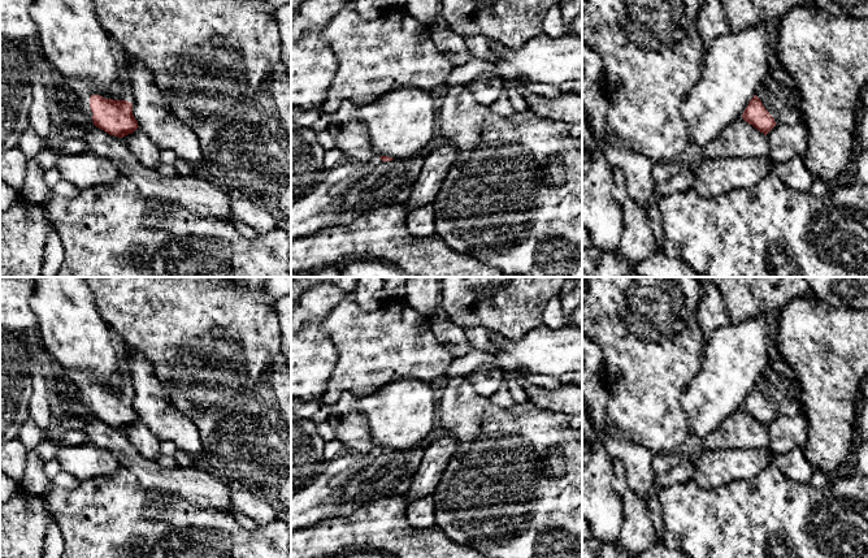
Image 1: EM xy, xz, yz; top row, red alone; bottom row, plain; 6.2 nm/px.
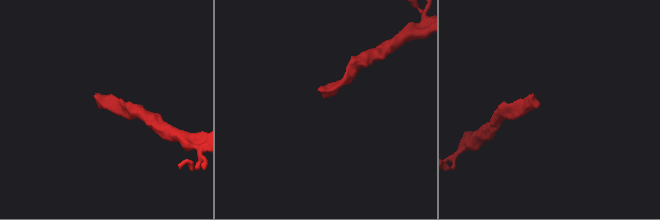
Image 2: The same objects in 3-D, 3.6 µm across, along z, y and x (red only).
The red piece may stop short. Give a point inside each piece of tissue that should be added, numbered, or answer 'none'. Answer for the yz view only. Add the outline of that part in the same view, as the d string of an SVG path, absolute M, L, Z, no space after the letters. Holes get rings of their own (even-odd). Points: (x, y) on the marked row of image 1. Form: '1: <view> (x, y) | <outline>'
1: yz (778, 92) | M773 62L764 75L756 96L776 124L795 125L802 120L803 96L795 79L780 65Z

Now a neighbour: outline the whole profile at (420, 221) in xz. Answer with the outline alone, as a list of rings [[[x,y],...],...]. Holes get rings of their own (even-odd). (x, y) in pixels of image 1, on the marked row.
[[[433,206],[412,209],[407,215],[407,229],[417,238],[428,238],[435,234],[435,215]]]

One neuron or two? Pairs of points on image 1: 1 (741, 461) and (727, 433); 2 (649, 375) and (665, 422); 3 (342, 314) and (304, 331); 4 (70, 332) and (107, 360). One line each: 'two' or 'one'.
1: two
2: one
3: two
4: one

